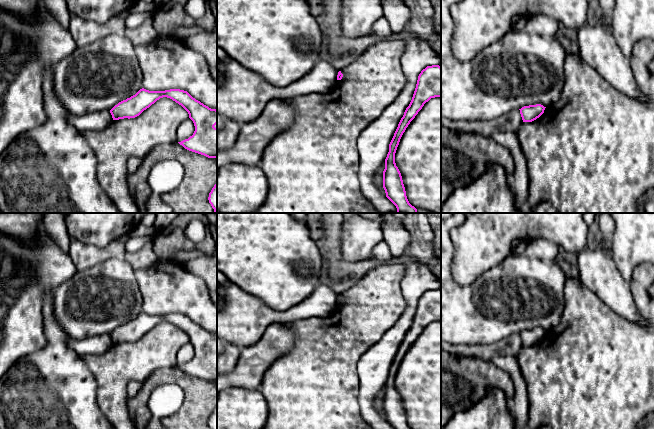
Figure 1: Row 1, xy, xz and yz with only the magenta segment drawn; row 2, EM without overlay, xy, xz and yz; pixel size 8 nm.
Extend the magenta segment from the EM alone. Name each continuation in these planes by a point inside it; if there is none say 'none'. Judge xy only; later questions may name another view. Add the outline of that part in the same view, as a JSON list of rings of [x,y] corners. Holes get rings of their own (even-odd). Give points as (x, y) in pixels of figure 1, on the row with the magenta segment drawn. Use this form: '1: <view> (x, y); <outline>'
none

